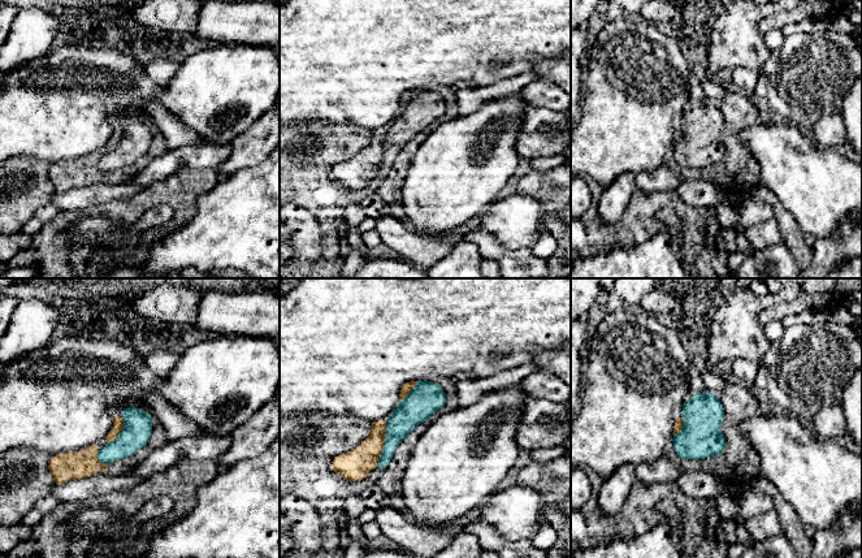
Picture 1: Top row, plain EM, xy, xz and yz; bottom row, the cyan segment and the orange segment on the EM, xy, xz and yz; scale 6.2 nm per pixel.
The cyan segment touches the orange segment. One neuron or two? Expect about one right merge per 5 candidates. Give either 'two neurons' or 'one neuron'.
two neurons

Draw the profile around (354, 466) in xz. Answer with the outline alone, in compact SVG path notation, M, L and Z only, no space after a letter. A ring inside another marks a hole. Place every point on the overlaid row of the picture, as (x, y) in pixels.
M386 421L372 423L368 437L351 451L339 454L332 462L332 470L339 473L345 480L360 481L377 467L382 454L386 436Z

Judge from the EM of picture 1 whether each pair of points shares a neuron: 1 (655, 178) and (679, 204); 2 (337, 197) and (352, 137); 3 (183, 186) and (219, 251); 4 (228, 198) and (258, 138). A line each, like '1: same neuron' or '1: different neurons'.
1: different neurons
2: same neuron
3: different neurons
4: different neurons

